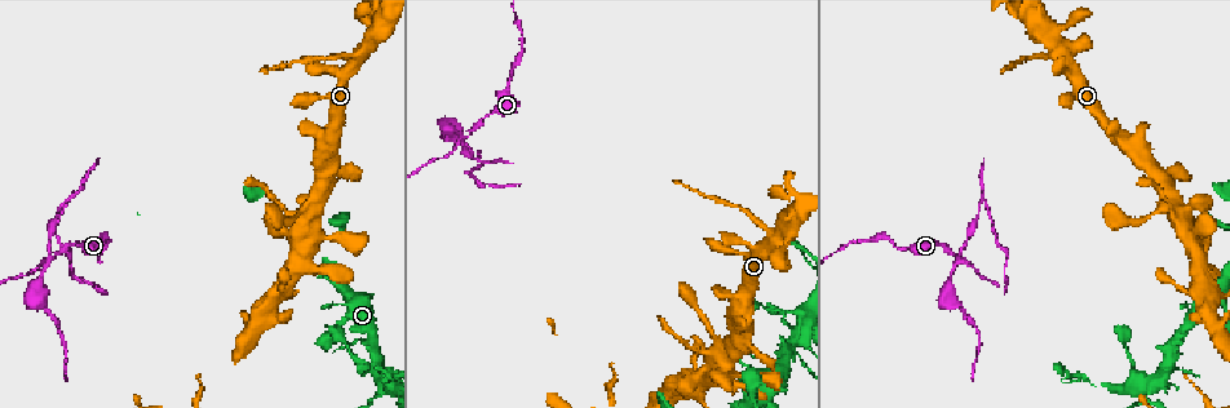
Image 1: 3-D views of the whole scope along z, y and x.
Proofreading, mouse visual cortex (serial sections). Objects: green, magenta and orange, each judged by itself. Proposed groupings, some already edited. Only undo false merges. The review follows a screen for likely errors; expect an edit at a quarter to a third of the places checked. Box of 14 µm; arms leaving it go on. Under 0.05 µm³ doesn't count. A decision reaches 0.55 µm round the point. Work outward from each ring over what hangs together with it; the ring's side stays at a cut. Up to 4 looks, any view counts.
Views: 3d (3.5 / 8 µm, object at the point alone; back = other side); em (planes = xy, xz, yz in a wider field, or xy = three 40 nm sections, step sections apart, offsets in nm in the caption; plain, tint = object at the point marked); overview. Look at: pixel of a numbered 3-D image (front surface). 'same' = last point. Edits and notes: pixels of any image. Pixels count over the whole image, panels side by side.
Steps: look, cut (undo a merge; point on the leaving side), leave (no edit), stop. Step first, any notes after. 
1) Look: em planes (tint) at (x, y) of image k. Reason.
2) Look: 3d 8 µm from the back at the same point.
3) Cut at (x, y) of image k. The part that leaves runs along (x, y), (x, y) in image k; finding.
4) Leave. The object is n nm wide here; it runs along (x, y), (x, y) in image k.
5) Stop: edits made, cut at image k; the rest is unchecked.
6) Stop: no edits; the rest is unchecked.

Look: 3d 3.5 µm at (799, 331) of image 1. Four or more arms meet.

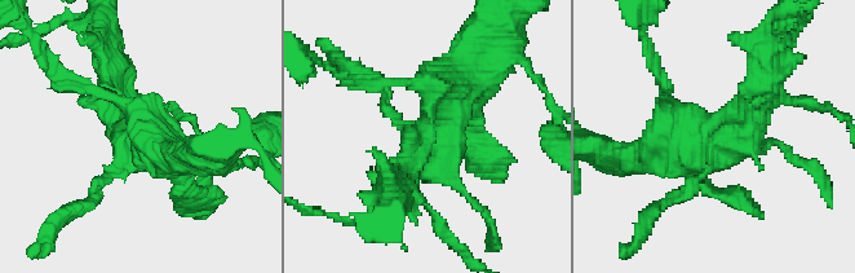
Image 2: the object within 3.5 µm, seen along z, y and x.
Look: em xy step 2 (tint) at (430, 139) of image 2. Now the EM.

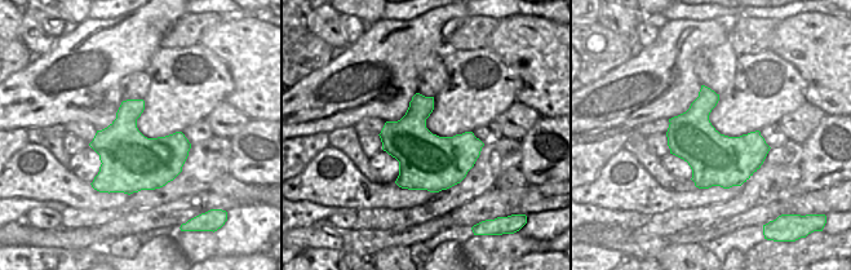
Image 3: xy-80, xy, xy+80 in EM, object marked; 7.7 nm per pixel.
Leave. It runs along (399, 185), (443, 122), (422, 86) in image 2; continuous, no second cell.

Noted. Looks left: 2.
Look: 3d 3.5 µm at (957, 256) of image 1. Four-way junction.

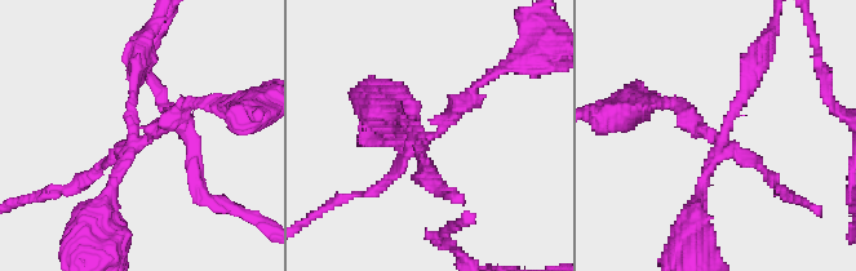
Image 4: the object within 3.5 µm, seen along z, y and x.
Look: em xy step 1 (tint) at (139, 137) of image 4. 4 arms meet here; the arms are 150, 150, 150, 200 nm wide.

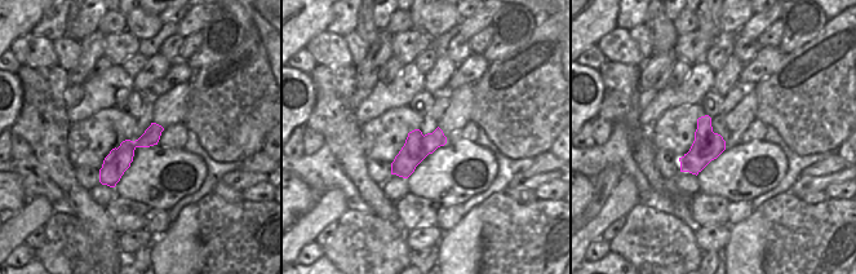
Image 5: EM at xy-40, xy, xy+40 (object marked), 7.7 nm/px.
Cut at (386, 120) of image 4. The part that leaves runs along (712, 159), (695, 210), (701, 262) in image 4; two cells meet here.

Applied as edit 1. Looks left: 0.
Stop: edits made, cut at image 4; the rest is unchecked.

